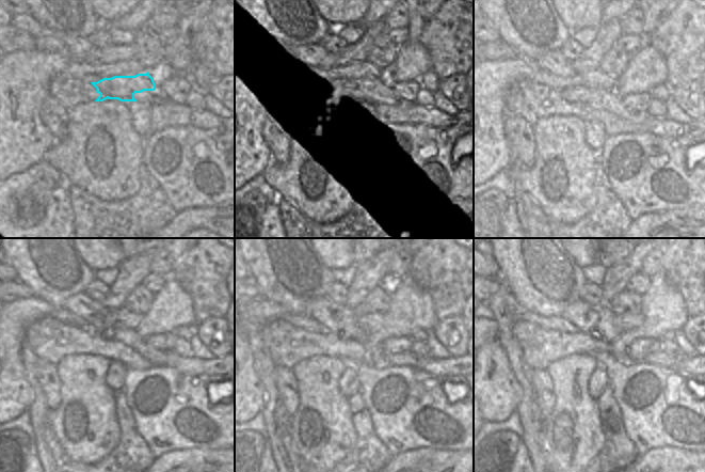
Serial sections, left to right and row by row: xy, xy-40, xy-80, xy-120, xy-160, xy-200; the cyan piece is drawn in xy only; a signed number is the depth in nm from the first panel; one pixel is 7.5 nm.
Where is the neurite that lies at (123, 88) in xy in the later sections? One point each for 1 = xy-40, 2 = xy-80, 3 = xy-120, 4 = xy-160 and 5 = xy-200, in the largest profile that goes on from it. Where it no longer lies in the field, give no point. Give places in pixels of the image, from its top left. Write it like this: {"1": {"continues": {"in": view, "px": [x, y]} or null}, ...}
{"1": {"continues": {"in": "xy-40", "px": [354, 93]}}, "2": {"continues": {"in": "xy-80", "px": [609, 100]}}, "3": {"continues": {"in": "xy-120", "px": [129, 337]}}, "4": {"continues": {"in": "xy-160", "px": [379, 357]}}, "5": {"continues": {"in": "xy-200", "px": [650, 359]}}}

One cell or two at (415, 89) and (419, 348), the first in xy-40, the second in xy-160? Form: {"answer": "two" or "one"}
{"answer": "two"}

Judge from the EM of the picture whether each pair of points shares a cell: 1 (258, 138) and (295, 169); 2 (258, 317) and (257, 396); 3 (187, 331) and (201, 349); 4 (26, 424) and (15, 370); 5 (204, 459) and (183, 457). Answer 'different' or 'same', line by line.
1: different
2: same
3: different
4: different
5: same

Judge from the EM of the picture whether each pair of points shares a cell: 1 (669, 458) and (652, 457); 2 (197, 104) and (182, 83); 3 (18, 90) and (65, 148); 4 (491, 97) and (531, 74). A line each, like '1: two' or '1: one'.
1: one
2: two
3: two
4: one

